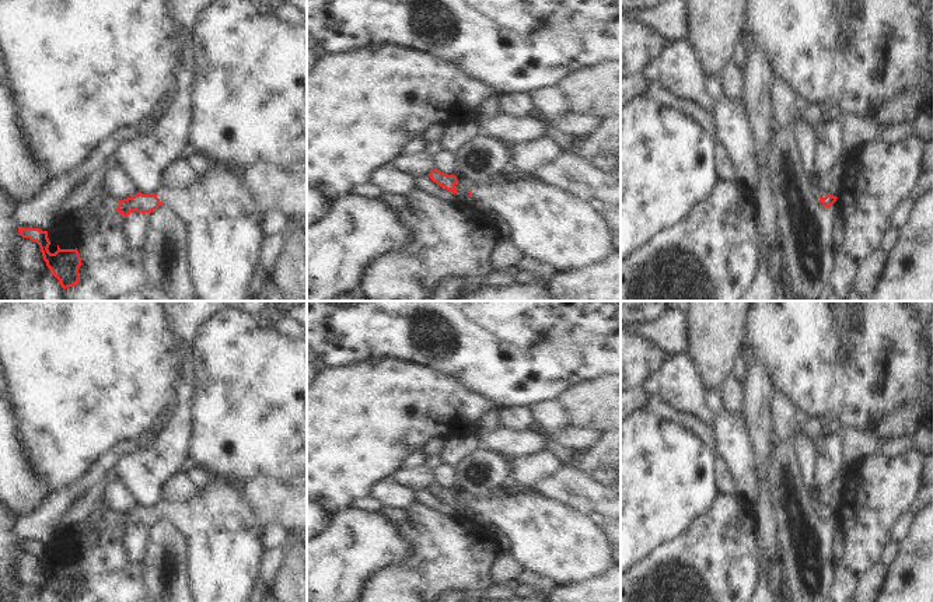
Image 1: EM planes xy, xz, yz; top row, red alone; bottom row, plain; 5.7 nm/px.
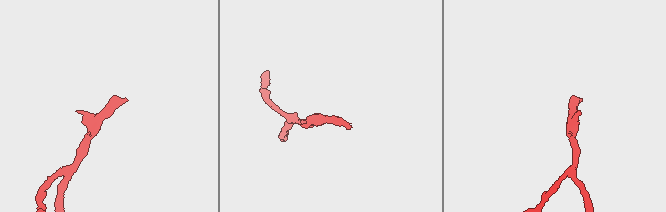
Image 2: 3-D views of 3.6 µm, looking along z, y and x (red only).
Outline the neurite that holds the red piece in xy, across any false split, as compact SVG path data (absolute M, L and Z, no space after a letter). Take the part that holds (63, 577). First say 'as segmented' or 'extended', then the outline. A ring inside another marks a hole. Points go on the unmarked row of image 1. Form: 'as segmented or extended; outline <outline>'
as segmented; outline M18 542L18 546L22 552L29 552L39 559L46 580L59 594L62 602L74 601L78 596L78 581L81 580L81 571L77 561L60 563L57 559L57 564L50 567L48 563L50 559L48 545L42 545L39 542Z

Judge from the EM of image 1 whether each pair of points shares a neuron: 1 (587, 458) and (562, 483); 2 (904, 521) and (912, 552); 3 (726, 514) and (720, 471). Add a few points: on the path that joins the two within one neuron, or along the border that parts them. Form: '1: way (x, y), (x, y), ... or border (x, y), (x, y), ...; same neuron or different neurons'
1: border (576, 466), (590, 475); different neurons
2: border (915, 515), (905, 539), (900, 545); different neurons
3: border (733, 490), (719, 493); different neurons

